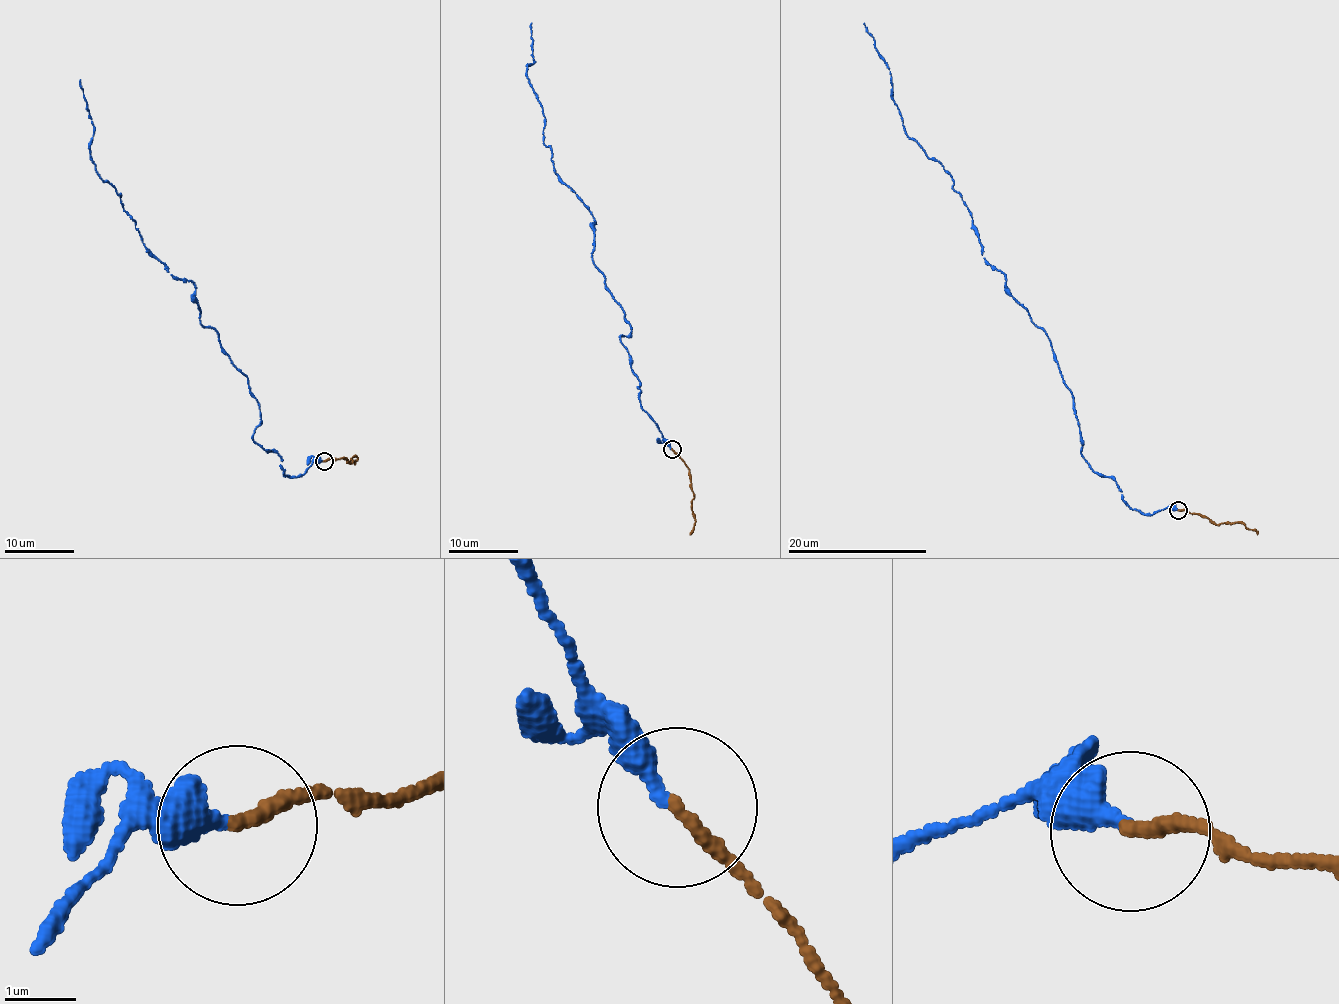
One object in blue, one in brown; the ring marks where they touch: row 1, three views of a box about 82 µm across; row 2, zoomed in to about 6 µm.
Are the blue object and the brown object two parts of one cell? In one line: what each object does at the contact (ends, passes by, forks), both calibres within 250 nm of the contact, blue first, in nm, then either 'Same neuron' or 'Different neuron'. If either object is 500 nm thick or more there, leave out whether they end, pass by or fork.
At the ring blue ends. At the ring brown ends. Thickness 320 nm (blue) against 200 nm. Same neuron

